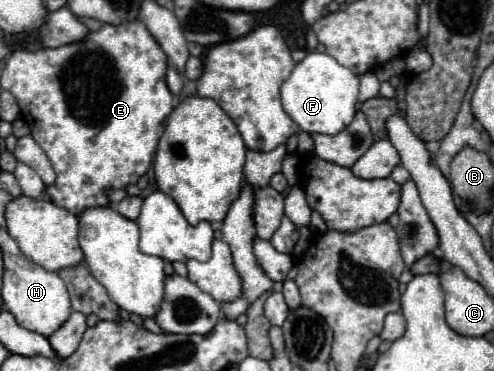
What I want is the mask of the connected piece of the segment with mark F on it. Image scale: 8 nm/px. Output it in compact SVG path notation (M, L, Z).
M320 51L307 52L282 85L282 107L302 131L334 135L346 129L354 119L358 89L360 77L340 65L334 57Z

